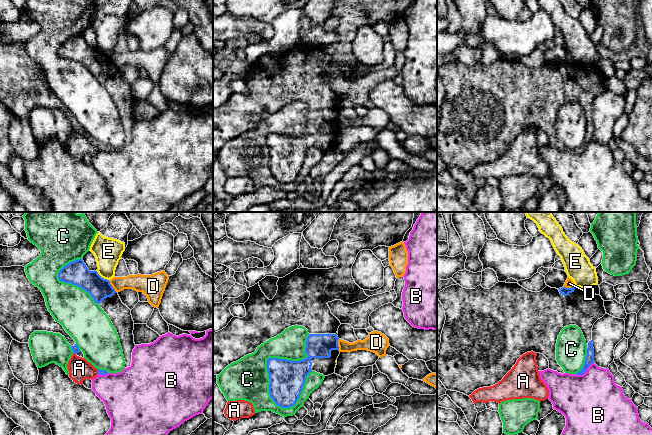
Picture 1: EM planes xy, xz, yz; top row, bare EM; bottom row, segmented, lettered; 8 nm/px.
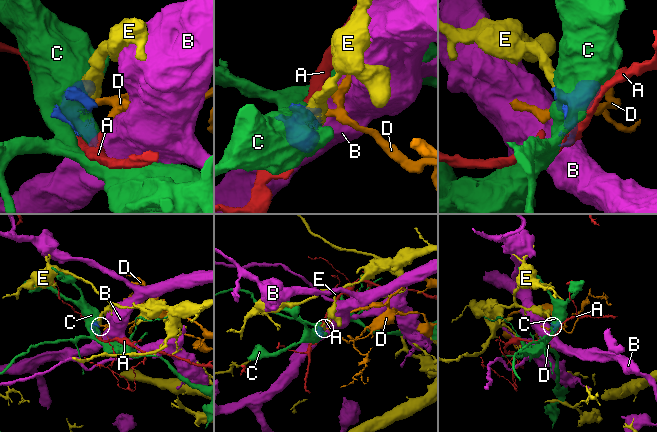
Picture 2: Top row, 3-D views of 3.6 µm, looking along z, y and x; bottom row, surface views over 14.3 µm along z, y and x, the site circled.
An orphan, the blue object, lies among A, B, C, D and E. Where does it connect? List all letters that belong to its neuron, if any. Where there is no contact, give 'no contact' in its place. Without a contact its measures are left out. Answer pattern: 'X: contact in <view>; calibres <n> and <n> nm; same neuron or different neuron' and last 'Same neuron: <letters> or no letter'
A: contact in xy; calibres 60 and 180 nm; different neuron
B: contact in yz; calibres 70 and 460 nm; different neuron
C: contact in xz; calibres 280 and 320 nm; different neuron
D: contact in yz; calibres 70 and 70 nm; different neuron
E: contact in xy; calibres 190 and 220 nm; different neuron
Same neuron: no letter

